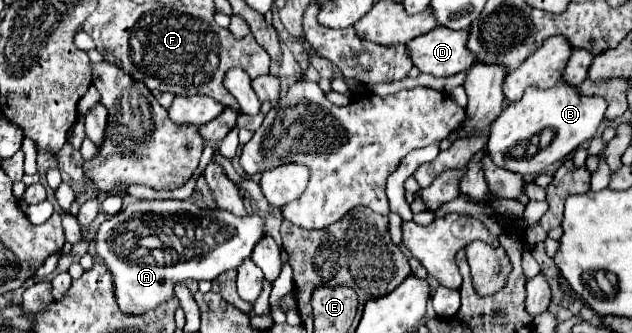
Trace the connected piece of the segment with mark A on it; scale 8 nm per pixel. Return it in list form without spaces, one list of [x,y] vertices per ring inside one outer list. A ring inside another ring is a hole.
[[[156,199],[156,201],[132,201],[128,203],[120,213],[106,219],[92,243],[96,249],[96,255],[104,261],[108,271],[112,273],[114,283],[114,297],[118,301],[118,307],[126,315],[142,315],[144,311],[156,309],[164,301],[174,297],[174,285],[182,283],[186,279],[216,279],[224,271],[236,269],[254,249],[254,245],[260,241],[260,237],[266,233],[264,223],[256,215],[238,217],[226,209],[198,209],[196,213],[188,211],[188,201],[178,199]]]

